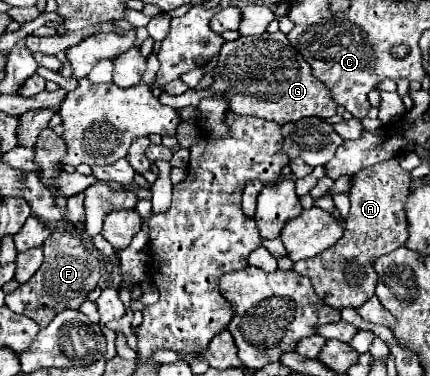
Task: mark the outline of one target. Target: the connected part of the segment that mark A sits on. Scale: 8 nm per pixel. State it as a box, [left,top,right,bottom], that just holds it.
[294,156,410,308]

